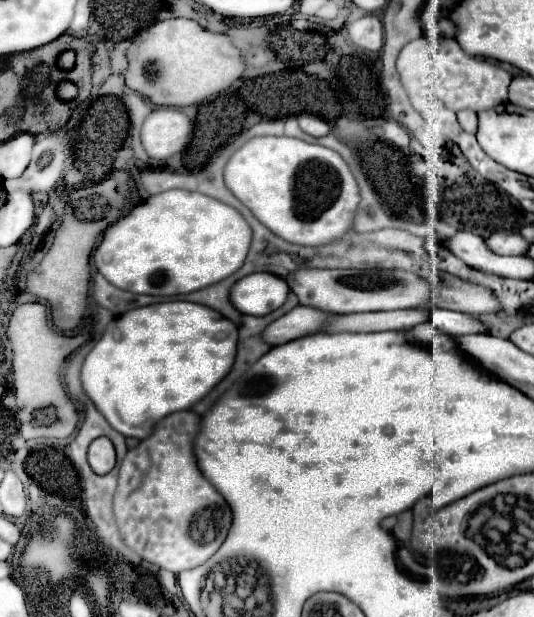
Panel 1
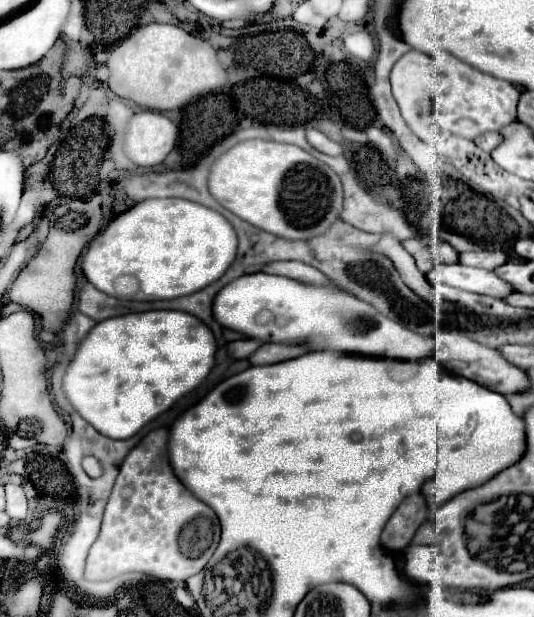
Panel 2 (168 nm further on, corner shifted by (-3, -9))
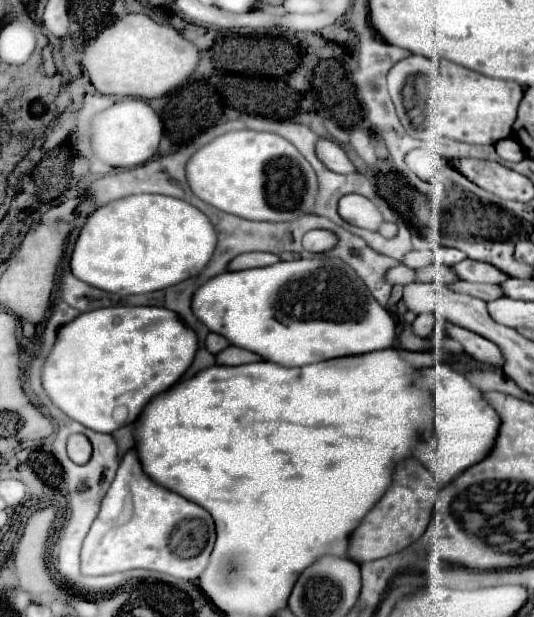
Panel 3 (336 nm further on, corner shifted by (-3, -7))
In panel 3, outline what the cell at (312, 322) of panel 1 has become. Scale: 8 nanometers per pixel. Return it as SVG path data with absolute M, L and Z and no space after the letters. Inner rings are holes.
M208 333L208 335L206 335L204 345L206 345L206 349L208 349L210 353L218 353L218 351L226 349L230 343L228 343L226 339L222 339L218 333Z

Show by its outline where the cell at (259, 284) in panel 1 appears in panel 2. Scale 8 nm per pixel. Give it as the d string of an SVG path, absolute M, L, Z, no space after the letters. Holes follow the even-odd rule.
M262 271L228 283L214 297L212 311L214 319L226 329L244 333L252 339L266 339L266 343L290 343L302 339L302 343L310 343L312 347L316 347L316 351L338 349L358 355L408 361L434 357L432 335L420 335L402 327L400 323L386 319L372 305L356 299L354 295L326 291L322 287L302 287L292 279L268 275ZM262 311L272 313L272 319L268 323L258 321L258 315Z

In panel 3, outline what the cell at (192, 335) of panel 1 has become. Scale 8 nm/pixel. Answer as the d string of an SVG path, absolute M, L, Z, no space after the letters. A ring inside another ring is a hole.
M110 305L80 313L76 319L60 327L52 351L48 353L40 381L52 403L70 419L100 433L112 433L136 421L150 397L162 393L190 367L198 349L196 333L170 309L164 307L132 307Z

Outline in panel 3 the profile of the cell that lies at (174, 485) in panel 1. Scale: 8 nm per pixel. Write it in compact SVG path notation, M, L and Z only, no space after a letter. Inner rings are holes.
M130 449L84 539L82 573L108 575L128 569L150 569L180 579L196 579L208 565L214 539L212 515L178 493L156 485L142 471L136 451Z

